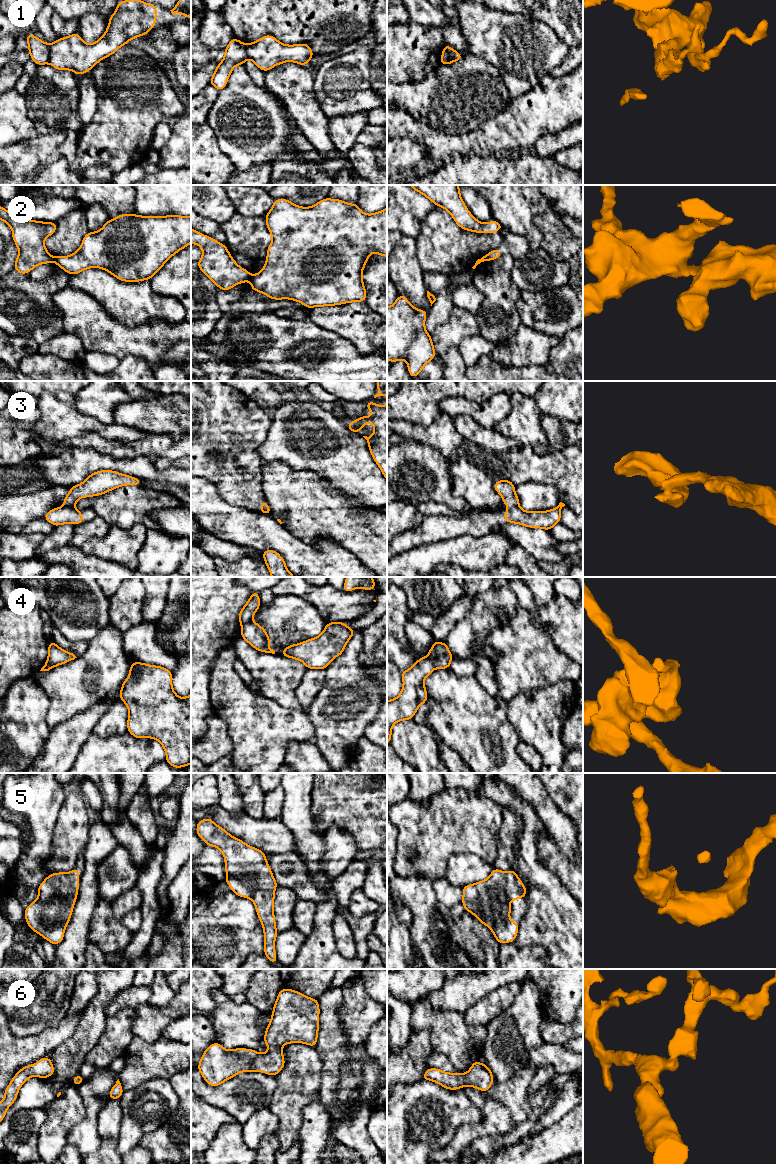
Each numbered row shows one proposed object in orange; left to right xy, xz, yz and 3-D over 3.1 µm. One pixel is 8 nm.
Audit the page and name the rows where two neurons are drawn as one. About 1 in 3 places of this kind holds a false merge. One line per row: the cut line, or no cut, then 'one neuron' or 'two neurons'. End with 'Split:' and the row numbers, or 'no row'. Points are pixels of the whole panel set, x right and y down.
1: xy (48, 45), (49, 62) | two neurons
2: xy (52, 257), (54, 260) | two neurons
3: xy (73, 504), (64, 506) | two neurons
4: no cut | one neuron
5: no cut | one neuron
6: no cut | one neuron
Split: 1, 2, 3

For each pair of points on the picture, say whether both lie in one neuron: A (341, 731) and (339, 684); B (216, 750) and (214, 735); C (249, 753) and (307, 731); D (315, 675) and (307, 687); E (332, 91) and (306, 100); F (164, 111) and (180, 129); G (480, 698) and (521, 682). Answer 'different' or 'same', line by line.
A: same
B: same
C: same
D: same
E: different
F: different
G: different

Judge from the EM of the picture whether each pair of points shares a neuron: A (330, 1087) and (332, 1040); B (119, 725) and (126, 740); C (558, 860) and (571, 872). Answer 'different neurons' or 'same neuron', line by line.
A: same neuron
B: different neurons
C: same neuron

